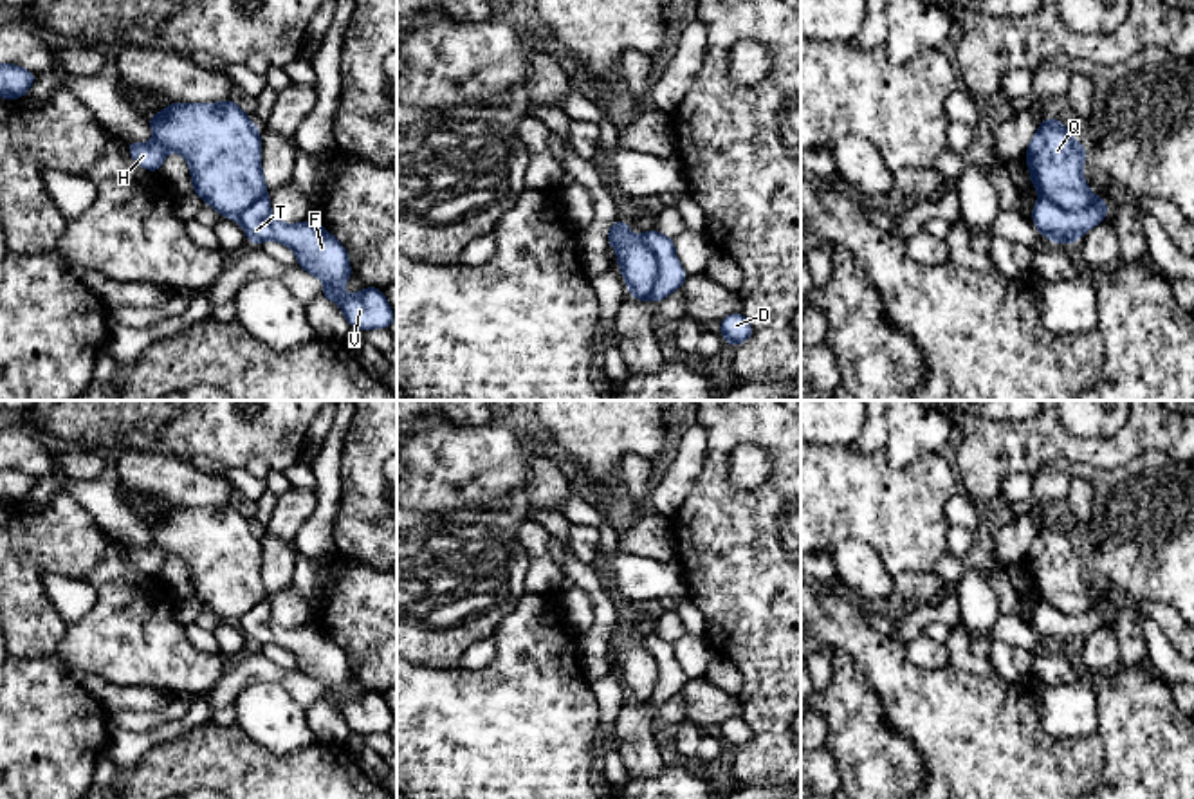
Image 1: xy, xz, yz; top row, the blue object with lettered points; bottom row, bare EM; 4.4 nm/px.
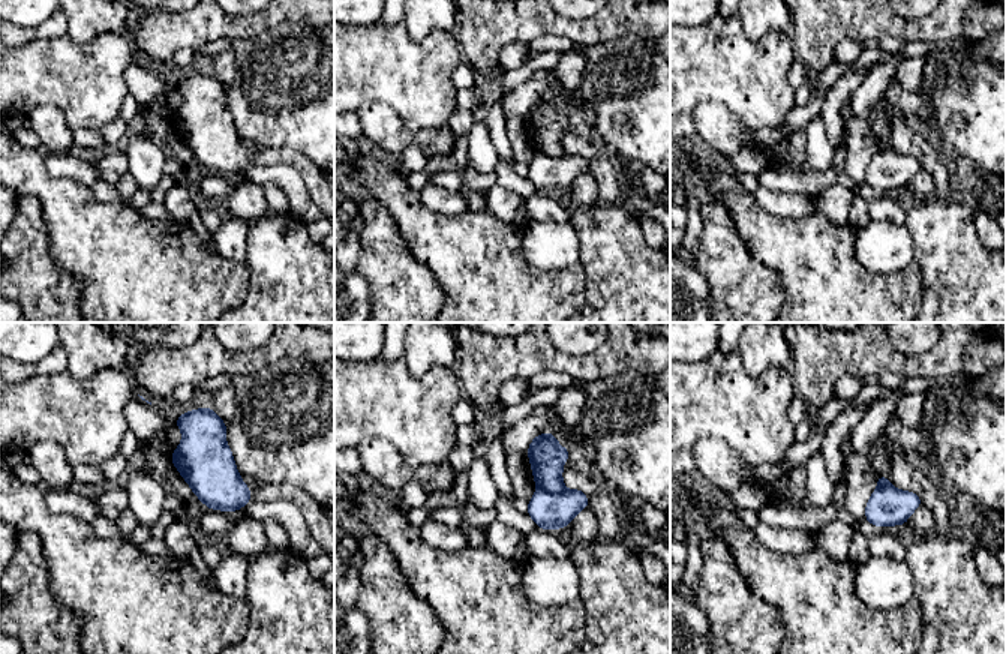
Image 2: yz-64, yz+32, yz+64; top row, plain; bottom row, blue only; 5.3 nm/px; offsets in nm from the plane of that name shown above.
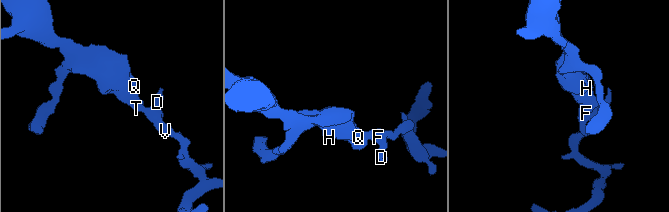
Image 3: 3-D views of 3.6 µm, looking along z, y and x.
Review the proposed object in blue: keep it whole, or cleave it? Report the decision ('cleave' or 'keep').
cleave

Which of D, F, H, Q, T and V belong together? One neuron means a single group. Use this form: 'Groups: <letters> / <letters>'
Groups: D F T V / H Q

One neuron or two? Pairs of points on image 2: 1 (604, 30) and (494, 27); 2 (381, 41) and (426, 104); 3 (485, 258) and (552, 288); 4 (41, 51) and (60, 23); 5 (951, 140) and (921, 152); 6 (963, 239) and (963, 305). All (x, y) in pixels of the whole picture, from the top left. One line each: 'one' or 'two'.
1: one
2: one
3: one
4: two
5: two
6: one

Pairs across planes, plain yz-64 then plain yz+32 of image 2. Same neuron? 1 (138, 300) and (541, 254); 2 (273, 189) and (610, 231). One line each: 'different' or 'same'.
1: different
2: different

